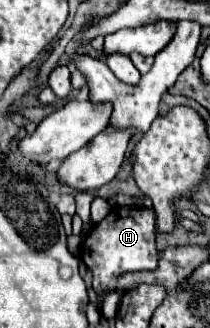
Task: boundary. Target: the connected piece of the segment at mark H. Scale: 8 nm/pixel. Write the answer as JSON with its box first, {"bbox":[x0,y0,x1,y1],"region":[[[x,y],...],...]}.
{"bbox":[81,207,157,309],"region":[[[113,207],[103,221],[99,221],[93,231],[83,239],[81,259],[93,273],[93,289],[99,299],[99,309],[103,295],[117,289],[117,279],[129,271],[151,271],[157,267],[157,247],[155,247],[155,211],[153,209],[123,209]]]}

